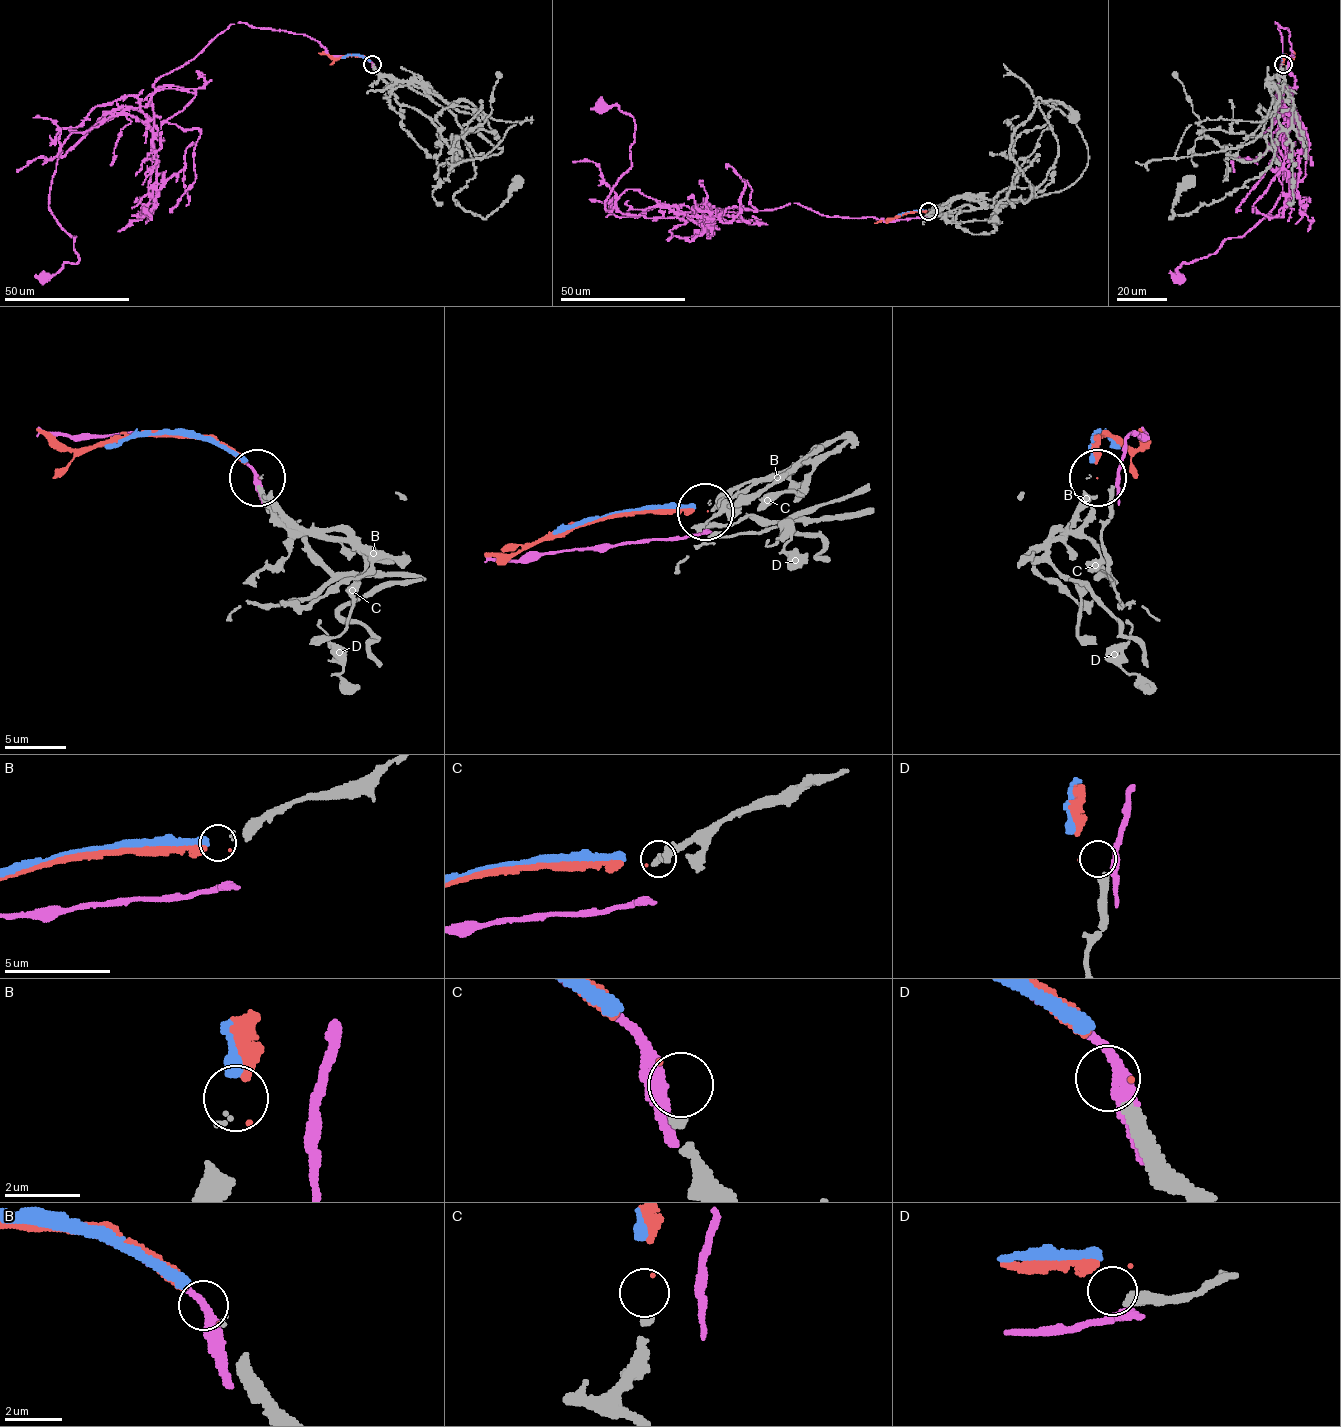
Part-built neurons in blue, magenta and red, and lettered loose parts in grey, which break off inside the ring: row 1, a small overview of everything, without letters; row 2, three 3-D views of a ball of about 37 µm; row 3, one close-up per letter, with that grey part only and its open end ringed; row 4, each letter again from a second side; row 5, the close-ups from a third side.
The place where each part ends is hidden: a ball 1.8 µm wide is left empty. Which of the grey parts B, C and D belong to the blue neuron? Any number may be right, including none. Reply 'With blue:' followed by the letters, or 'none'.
With blue: B

